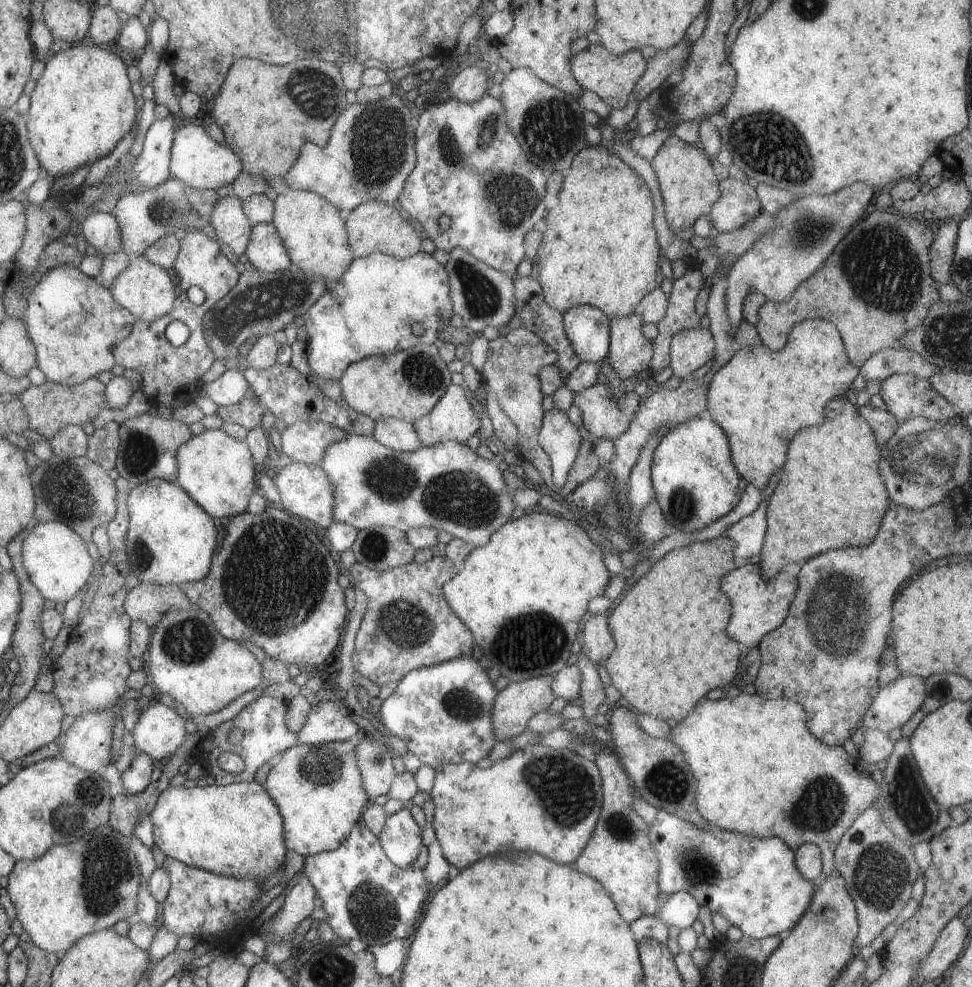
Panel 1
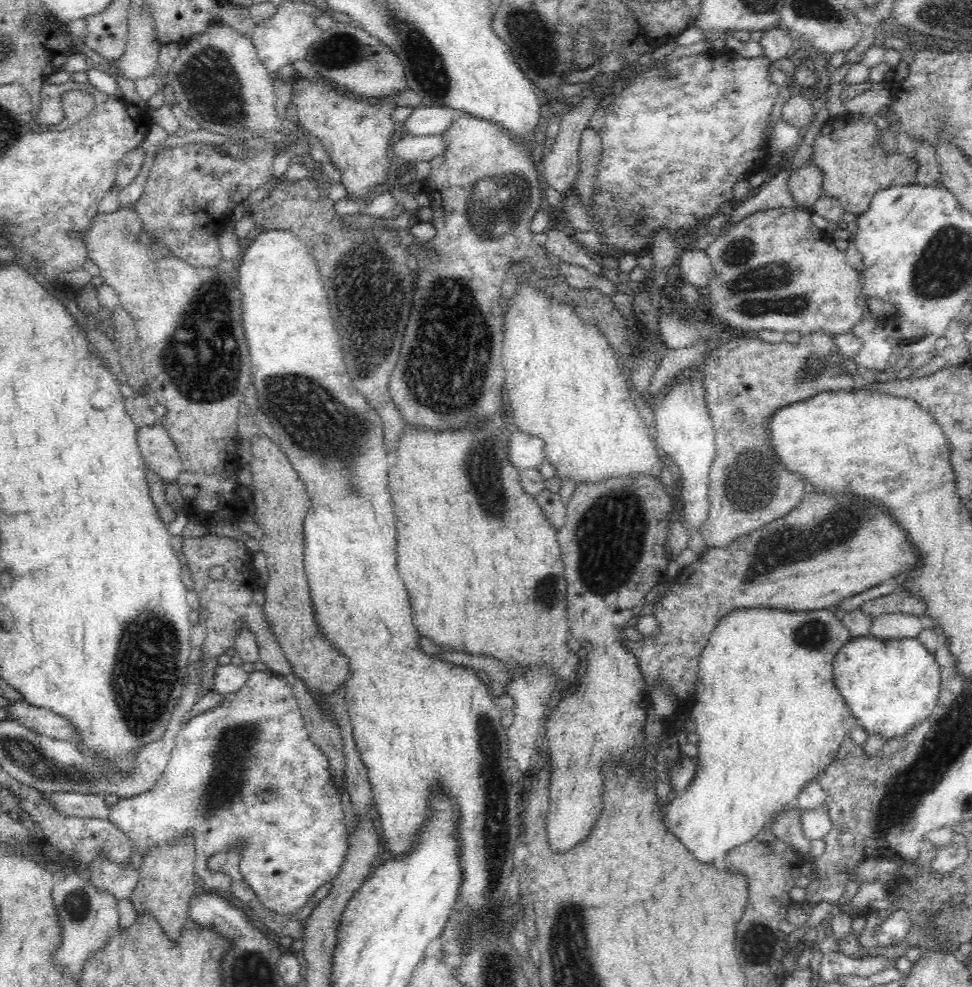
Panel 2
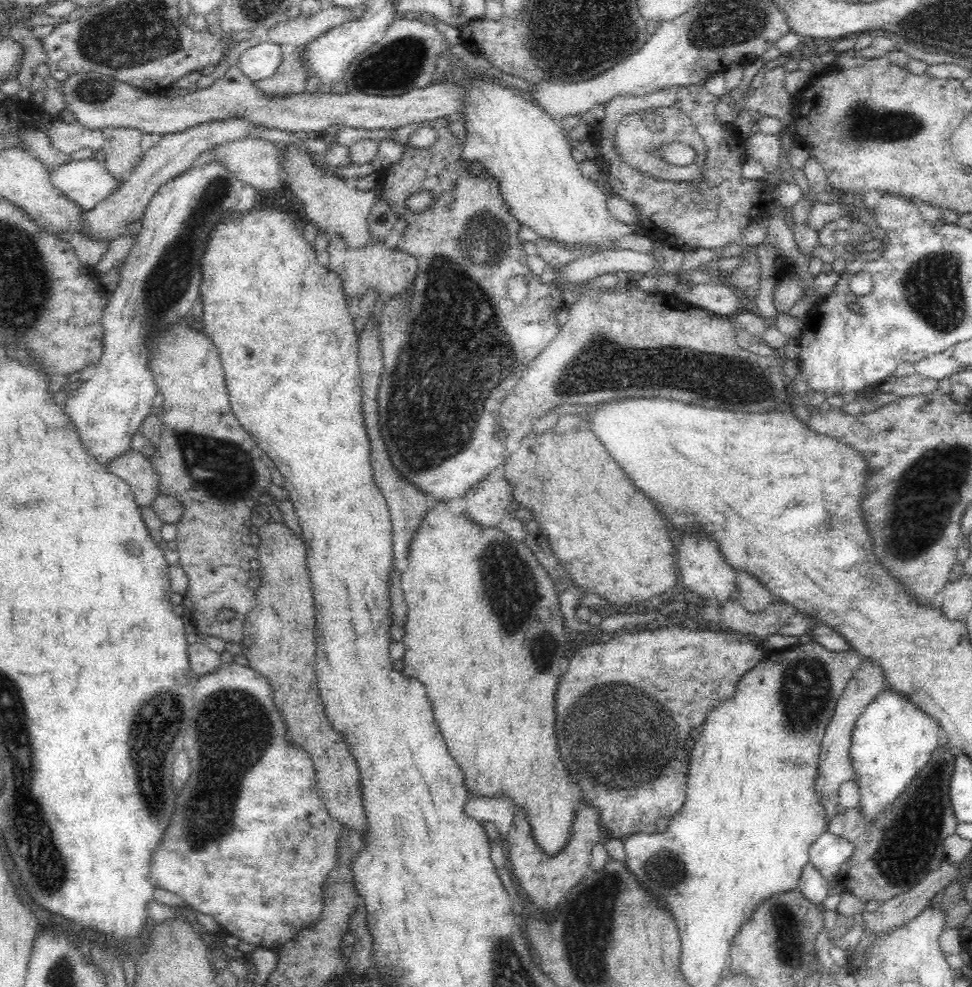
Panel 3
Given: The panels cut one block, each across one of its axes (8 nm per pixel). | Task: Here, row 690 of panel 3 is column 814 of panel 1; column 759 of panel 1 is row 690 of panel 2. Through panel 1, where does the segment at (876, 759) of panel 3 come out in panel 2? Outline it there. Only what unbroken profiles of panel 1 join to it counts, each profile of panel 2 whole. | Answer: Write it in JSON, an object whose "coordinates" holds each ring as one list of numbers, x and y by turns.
{"coordinates":[[869,634,854,637,838,650,833,673,836,688,853,717,868,736,878,735,884,743,903,740,938,704,938,663,916,637,902,640,876,640]]}

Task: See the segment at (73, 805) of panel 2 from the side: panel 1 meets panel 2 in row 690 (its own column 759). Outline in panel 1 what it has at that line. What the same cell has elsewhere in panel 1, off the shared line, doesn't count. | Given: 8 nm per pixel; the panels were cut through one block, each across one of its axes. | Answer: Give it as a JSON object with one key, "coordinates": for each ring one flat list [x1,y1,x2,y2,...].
{"coordinates":[[857,181,828,195,796,197,772,215,774,225,757,237,751,248,739,255,728,270,725,300,732,335,743,319,742,304,749,290,755,288,767,301,774,303,788,301,795,288,814,270,821,268,835,245,863,216,874,191,868,184]]}

